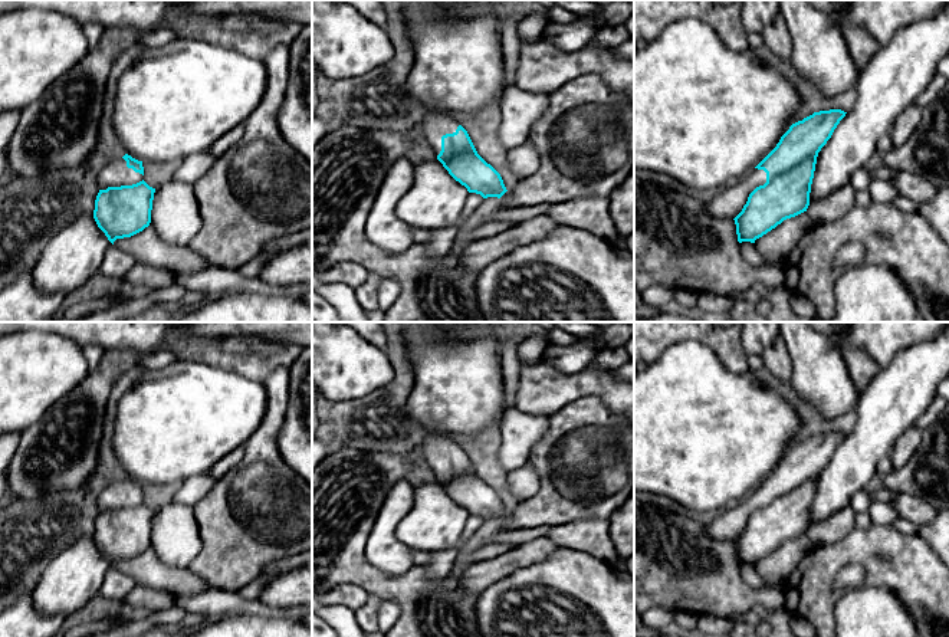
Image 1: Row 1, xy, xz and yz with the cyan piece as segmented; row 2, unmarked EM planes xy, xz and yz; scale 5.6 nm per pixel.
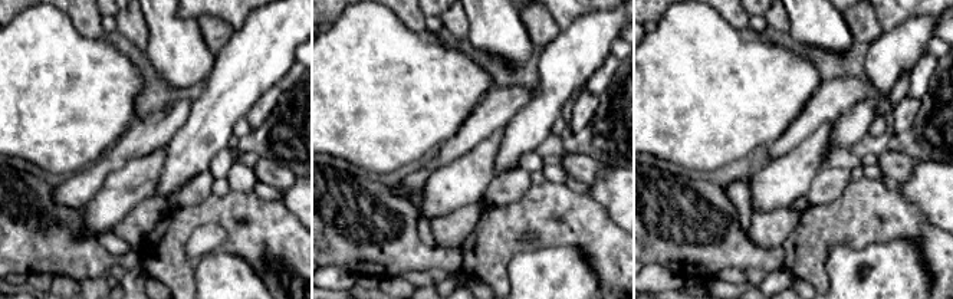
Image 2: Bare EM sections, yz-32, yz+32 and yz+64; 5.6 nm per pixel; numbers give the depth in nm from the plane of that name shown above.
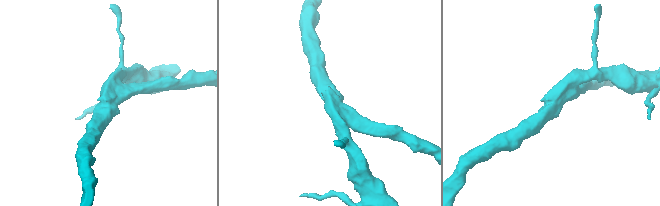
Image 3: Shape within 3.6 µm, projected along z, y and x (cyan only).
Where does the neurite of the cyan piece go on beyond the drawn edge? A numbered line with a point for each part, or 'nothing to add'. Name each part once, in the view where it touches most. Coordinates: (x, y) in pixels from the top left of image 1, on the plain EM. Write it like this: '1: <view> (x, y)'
1: yz (728, 525)

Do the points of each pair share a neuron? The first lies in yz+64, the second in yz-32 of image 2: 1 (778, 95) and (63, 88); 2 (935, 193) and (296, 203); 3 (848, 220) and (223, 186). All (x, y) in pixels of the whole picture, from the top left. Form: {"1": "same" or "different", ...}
{"1": "same", "2": "same", "3": "different"}

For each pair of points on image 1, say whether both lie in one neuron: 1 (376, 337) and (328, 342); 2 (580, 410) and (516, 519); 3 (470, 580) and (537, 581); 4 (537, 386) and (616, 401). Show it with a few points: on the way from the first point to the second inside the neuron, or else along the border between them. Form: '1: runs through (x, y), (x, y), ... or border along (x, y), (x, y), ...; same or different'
1: border along (361, 337), (384, 351); different
2: runs through (551, 437), (542, 447), (544, 493); same
3: border along (529, 564), (493, 581), (478, 594); different
4: runs through (557, 386), (596, 386); same

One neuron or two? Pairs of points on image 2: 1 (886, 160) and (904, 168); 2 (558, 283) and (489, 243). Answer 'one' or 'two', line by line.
1: one
2: two

